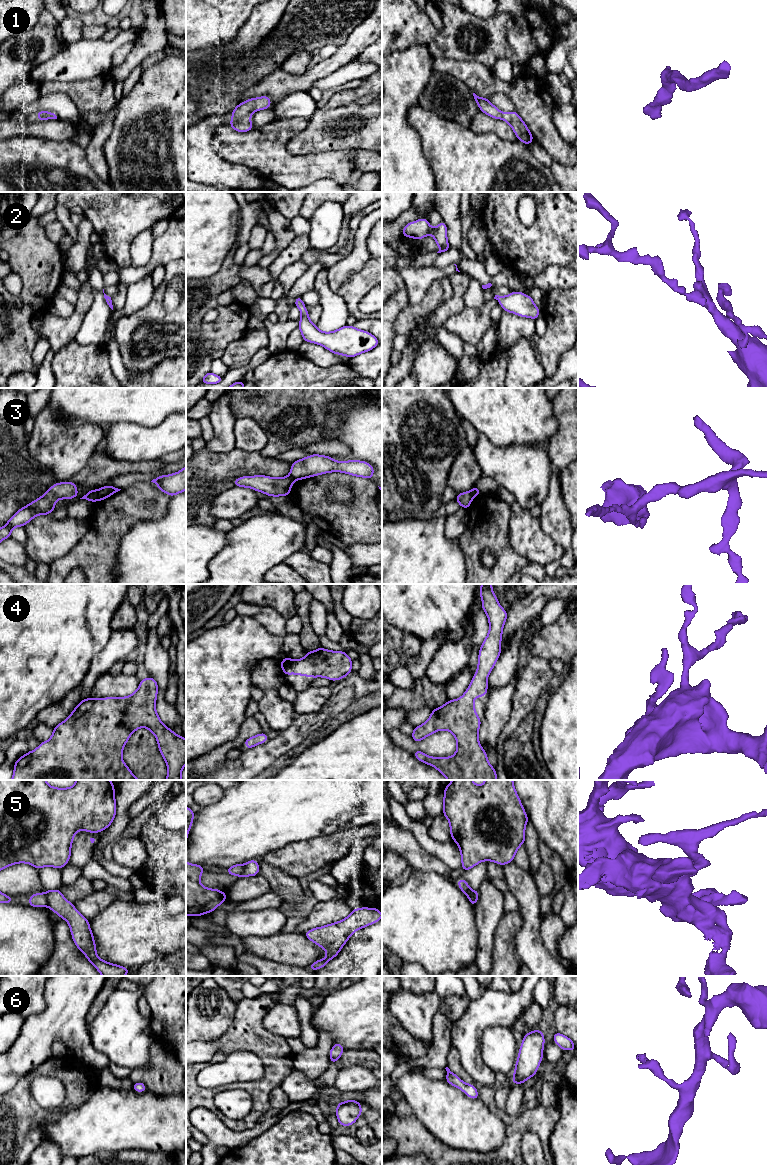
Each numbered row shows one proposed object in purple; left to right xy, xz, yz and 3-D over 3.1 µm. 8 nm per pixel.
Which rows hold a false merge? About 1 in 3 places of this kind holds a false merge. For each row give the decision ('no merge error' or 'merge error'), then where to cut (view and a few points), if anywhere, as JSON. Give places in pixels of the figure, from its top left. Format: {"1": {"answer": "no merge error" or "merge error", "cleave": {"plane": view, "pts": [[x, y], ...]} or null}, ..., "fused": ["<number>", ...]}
{"1": {"answer": "no merge error", "cleave": null}, "2": {"answer": "no merge error", "cleave": null}, "3": {"answer": "merge error", "cleave": {"plane": "xy", "pts": [[98, 490], [92, 501]]}}, "4": {"answer": "no merge error", "cleave": null}, "5": {"answer": "merge error", "cleave": {"plane": "xy", "pts": [[45, 893], [47, 905]]}}, "6": {"answer": "no merge error", "cleave": null}, "fused": ["3", "5"]}

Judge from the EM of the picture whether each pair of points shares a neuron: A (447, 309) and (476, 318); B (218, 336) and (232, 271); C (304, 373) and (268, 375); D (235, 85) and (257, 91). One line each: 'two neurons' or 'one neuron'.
A: two neurons
B: one neuron
C: one neuron
D: two neurons

